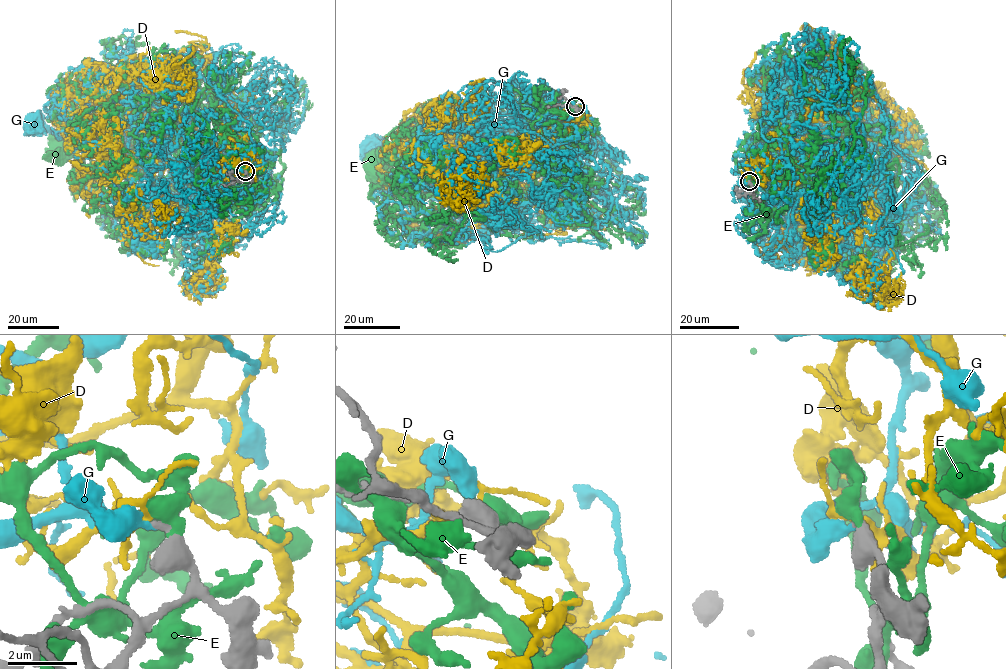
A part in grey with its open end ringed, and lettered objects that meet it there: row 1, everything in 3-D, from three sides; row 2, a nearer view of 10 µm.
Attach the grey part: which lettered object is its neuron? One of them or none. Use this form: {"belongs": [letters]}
{"belongs": ["G"]}

